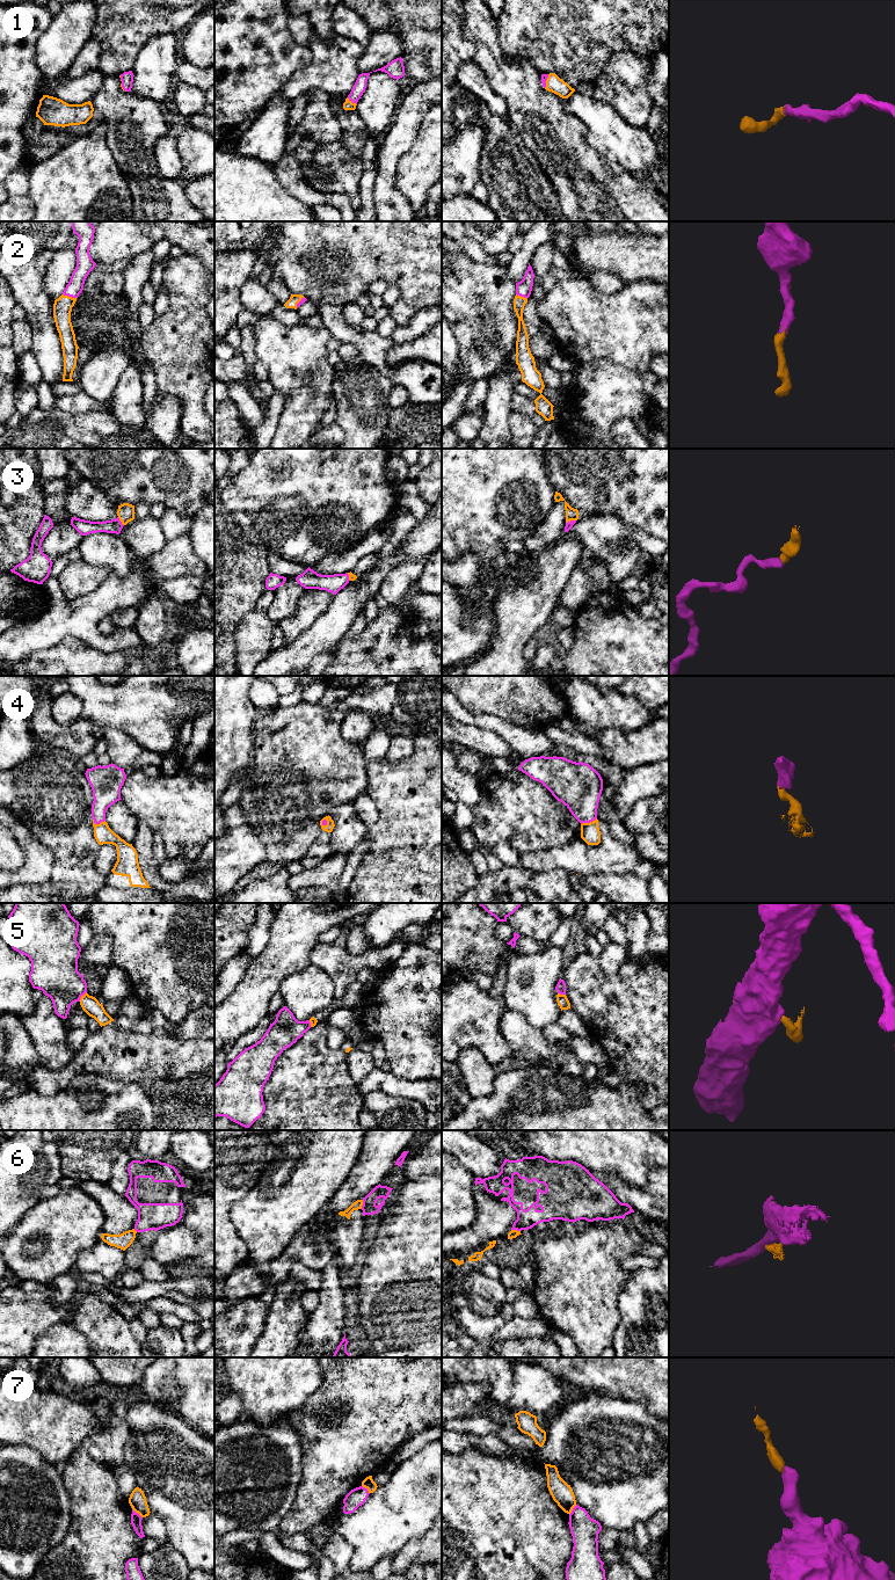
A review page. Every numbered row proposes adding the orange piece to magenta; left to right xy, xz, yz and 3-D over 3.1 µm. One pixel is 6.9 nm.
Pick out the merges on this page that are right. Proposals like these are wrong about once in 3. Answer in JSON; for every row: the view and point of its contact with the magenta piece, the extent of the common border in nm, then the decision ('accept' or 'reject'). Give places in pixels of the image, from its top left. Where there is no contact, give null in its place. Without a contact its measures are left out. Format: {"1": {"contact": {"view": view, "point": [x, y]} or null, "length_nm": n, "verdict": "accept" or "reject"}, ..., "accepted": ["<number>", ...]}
{"1": {"contact": {"view": "xz", "point": [351, 101]}, "length_nm": 90, "verdict": "accept"}, "2": {"contact": {"view": "xy", "point": [70, 296]}, "length_nm": 100, "verdict": "accept"}, "3": {"contact": {"view": "xy", "point": [121, 522]}, "length_nm": 80, "verdict": "accept"}, "4": {"contact": {"view": "yz", "point": [588, 822]}, "length_nm": 120, "verdict": "accept"}, "5": {"contact": {"view": "xy", "point": [82, 995]}, "length_nm": 90, "verdict": "reject"}, "6": {"contact": {"view": "xz", "point": [363, 1204]}, "length_nm": 70, "verdict": "reject"}, "7": {"contact": {"view": "xy", "point": [135, 1512]}, "length_nm": 110, "verdict": "reject"}, "accepted": ["1", "2", "3", "4"]}

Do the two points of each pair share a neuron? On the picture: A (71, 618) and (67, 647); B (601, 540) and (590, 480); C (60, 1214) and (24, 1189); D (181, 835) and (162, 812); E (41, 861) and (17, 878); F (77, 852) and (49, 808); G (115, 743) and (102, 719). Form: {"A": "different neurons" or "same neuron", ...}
{"A": "different neurons", "B": "different neurons", "C": "different neurons", "D": "same neuron", "E": "same neuron", "F": "same neuron", "G": "different neurons"}

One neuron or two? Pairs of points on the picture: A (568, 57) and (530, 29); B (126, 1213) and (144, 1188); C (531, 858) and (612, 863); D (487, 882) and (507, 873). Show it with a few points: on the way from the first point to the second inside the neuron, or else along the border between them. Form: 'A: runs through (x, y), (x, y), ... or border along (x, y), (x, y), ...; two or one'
A: runs through (559, 48), (539, 29); one
B: border along (124, 1195), (137, 1209), (135, 1228); two
C: runs through (551, 858), (592, 859); one
D: runs through (492, 882), (497, 882), (502, 878); one

